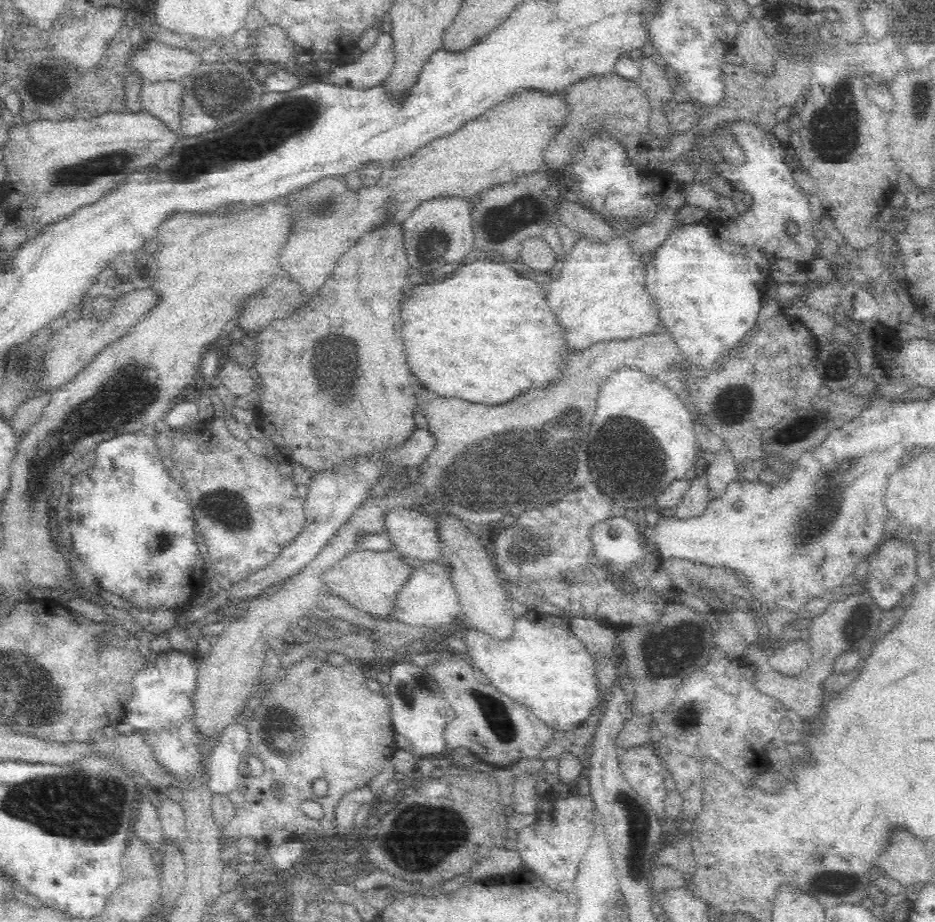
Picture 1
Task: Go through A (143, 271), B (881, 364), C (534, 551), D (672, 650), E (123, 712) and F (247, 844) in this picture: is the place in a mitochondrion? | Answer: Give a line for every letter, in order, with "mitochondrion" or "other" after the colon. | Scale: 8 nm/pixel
A: other
B: other
C: mitochondrion
D: mitochondrion
E: other
F: other

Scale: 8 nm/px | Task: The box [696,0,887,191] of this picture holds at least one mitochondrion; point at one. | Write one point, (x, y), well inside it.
(833, 135)

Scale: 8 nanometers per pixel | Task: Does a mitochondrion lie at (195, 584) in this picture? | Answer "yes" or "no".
no

